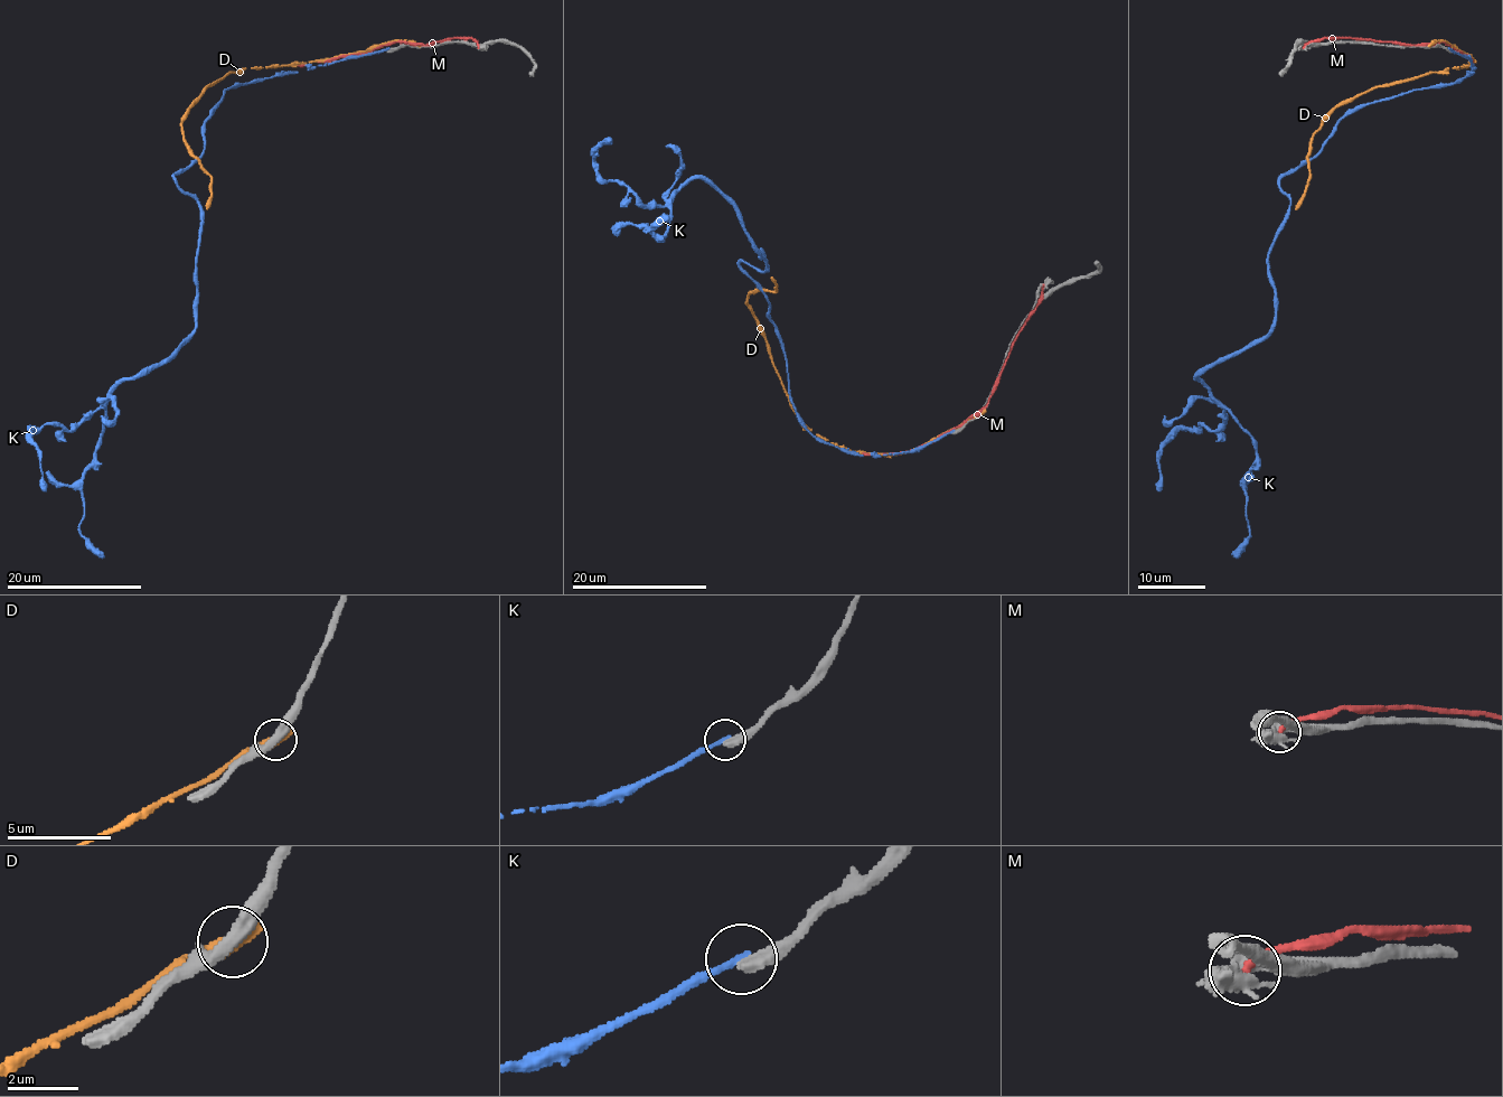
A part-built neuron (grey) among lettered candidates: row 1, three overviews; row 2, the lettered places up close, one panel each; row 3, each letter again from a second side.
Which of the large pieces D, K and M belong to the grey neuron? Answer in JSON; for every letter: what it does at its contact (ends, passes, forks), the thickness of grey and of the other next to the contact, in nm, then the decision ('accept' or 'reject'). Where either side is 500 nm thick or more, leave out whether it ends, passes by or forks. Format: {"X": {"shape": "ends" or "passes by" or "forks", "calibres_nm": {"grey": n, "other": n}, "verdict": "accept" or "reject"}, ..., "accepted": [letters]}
{"D": {"shape": "ends", "calibres_nm": {"grey": 400, "other": 480}, "verdict": "reject"}, "K": {"shape": "ends", "calibres_nm": {"grey": 400, "other": 240}, "verdict": "reject"}, "M": {"shape": "ends", "calibres_nm": {"grey": 400, "other": 240}, "verdict": "reject"}, "accepted": []}

